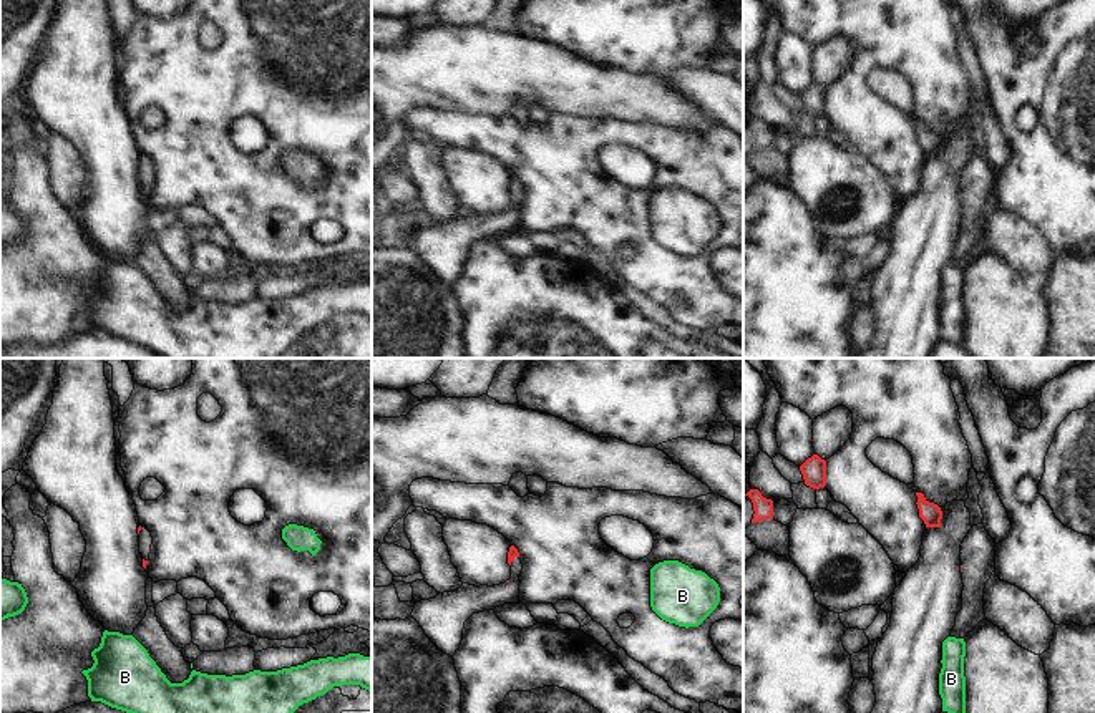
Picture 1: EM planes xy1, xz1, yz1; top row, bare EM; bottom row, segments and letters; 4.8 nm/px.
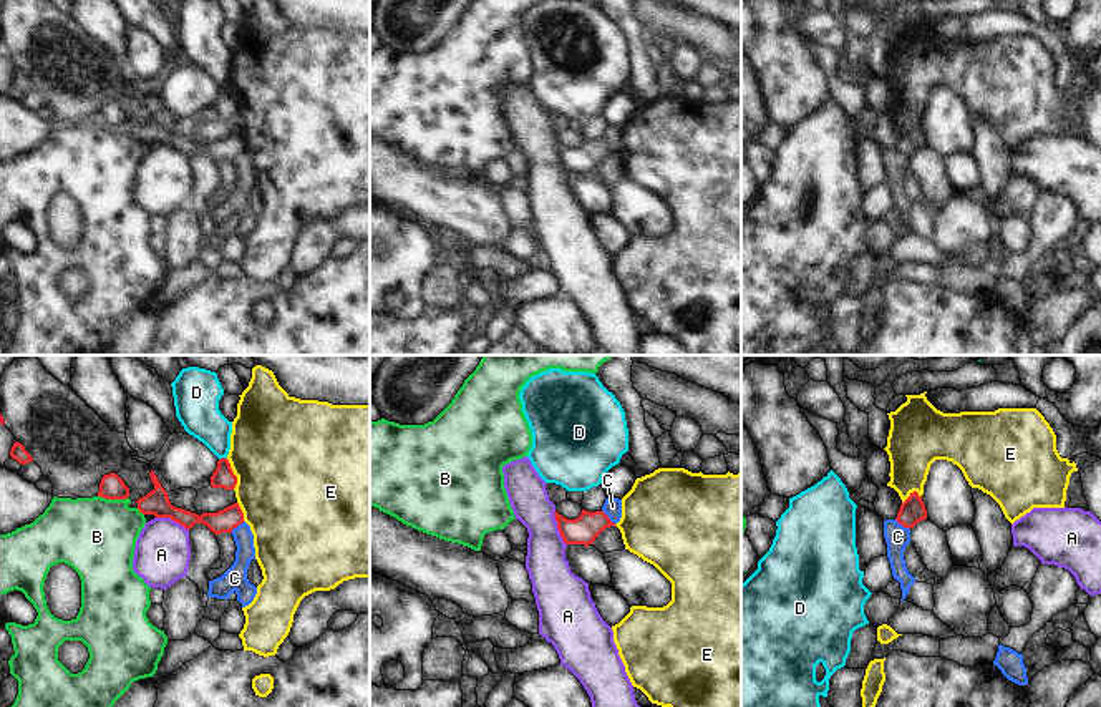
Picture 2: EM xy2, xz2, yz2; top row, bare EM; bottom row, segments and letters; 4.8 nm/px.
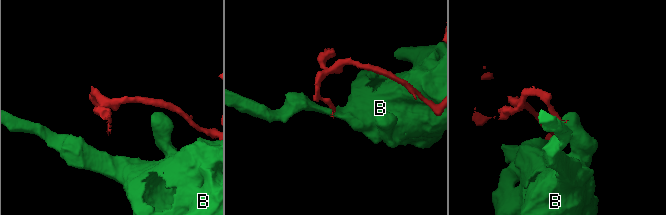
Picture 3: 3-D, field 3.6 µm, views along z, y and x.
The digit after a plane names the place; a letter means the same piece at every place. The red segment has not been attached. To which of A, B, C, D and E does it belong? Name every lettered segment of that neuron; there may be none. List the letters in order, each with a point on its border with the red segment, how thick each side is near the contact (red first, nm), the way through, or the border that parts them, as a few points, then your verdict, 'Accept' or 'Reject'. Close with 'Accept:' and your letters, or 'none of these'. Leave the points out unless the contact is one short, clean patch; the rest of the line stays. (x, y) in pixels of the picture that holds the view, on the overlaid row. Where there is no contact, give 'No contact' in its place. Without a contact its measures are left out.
A: Touches red at xz2 (557, 526). Thickness 140 nm (red) against 200 nm. Boundary: xz2 (554, 511), (557, 531), (566, 545). Reject
B: Touches red at xy2 (113, 498). Thickness 120 nm (red) against 380 nm. Boundary: xy2 (98, 495), (126, 498). Reject
C: Touches red at yz2 (902, 525). Thickness 120 nm (red) against 120 nm. Boundary: yz2 (896, 518), (909, 530). Reject
D: Touches red at xy2 (223, 458). Thickness 100 nm (red) against 200 nm. Reject
E: Touches red at xy2 (232, 473). Thickness 100 nm (red) against 480 nm. Boundary: xy2 (226, 458), (236, 477), (234, 488). Reject
Accept: none of these

